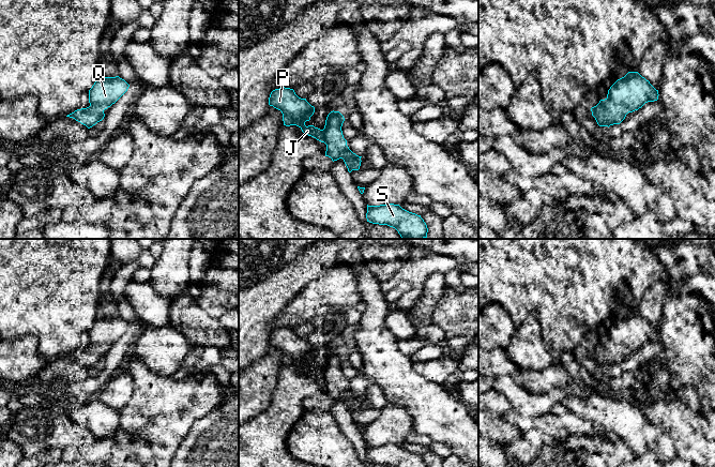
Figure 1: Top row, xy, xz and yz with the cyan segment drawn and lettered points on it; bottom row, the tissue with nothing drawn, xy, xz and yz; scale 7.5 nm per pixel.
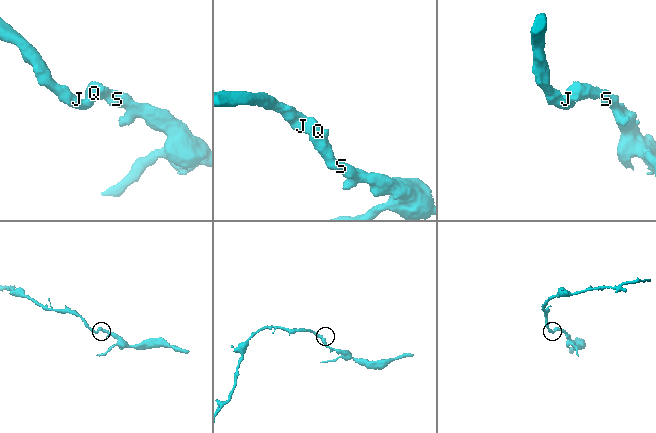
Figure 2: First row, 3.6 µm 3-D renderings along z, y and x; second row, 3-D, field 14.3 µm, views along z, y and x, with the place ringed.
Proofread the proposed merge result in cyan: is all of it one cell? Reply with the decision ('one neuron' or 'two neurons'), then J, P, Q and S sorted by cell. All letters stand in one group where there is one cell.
one neuron | J P Q S

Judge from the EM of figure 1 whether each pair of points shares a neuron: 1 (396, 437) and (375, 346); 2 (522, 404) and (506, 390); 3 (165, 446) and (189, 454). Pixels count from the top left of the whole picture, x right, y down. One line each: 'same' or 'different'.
1: different
2: same
3: different

